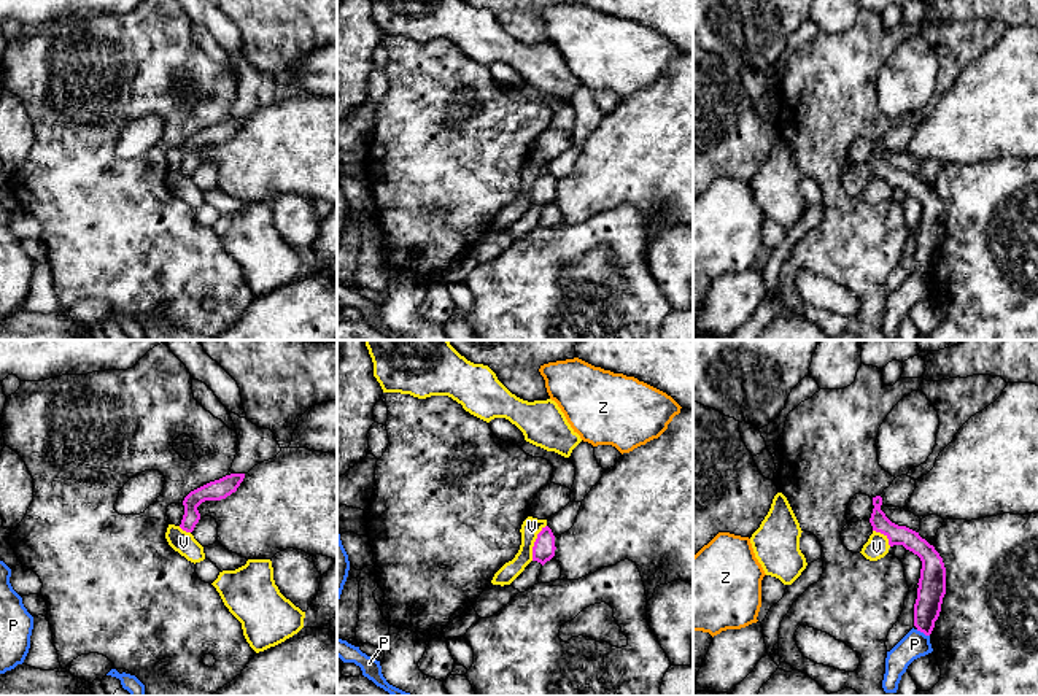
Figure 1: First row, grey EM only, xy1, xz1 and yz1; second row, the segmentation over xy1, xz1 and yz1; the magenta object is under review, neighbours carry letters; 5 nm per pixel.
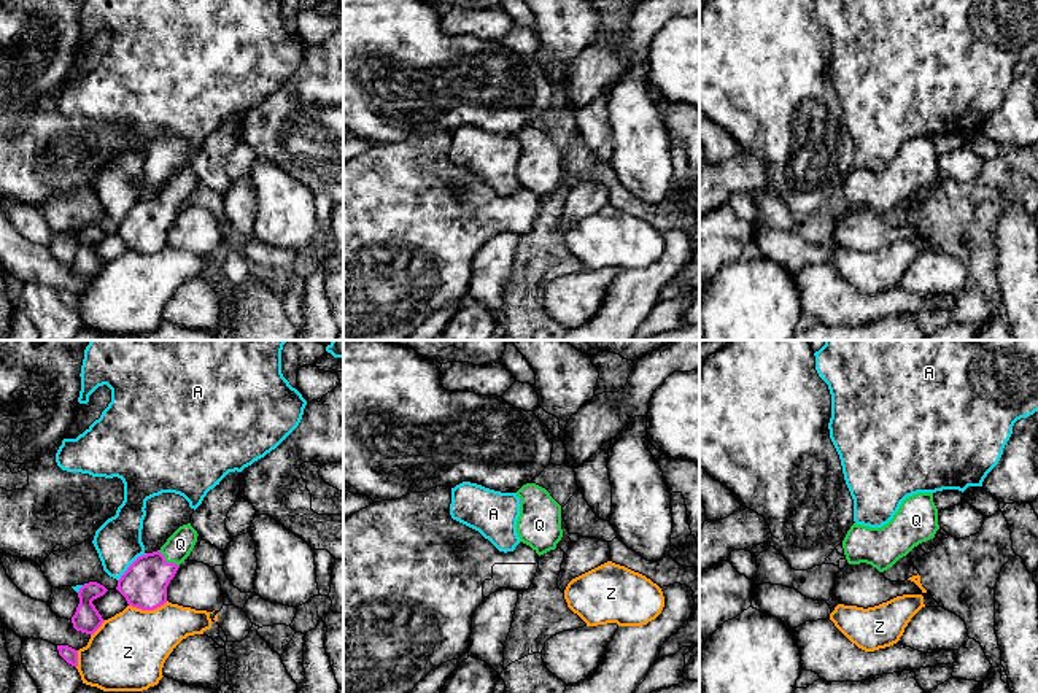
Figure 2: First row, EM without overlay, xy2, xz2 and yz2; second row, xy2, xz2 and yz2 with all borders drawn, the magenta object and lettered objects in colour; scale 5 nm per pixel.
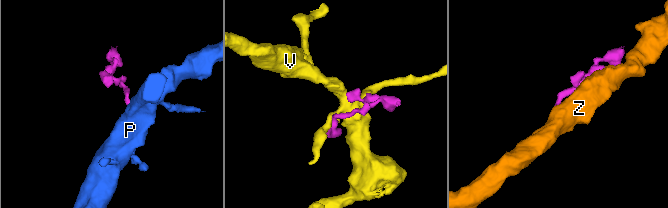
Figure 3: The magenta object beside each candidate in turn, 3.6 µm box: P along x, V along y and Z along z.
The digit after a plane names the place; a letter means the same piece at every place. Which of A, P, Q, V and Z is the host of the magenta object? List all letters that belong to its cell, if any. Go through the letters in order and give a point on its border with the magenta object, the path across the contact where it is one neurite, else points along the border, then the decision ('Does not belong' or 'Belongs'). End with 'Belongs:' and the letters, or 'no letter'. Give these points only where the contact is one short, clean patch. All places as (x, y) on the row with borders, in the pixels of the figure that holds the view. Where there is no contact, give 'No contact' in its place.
A: Touches magenta at xy2 (131, 565). Boundary: xy2 (147, 553), (142, 553), (118, 580). Does not belong
P: Touches magenta at yz1 (922, 631). Boundary: yz1 (916, 630), (929, 636). Does not belong
Q: Touches magenta at xy2 (166, 561). Path across: xy2 (143, 585), (166, 561), (180, 544). Belongs
V: Touches magenta at xz1 (534, 542). Boundary: xz1 (546, 525), (538, 534), (531, 560). Does not belong
Z: Touches magenta at xy2 (148, 609). Does not belong
Belongs: Q

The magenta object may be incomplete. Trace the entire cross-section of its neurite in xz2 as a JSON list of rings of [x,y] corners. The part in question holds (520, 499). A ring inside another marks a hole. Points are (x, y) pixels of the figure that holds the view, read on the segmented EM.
[[[536,483],[523,485],[517,496],[520,497],[517,520],[520,542],[529,545],[539,556],[555,550],[563,537],[561,505]]]

